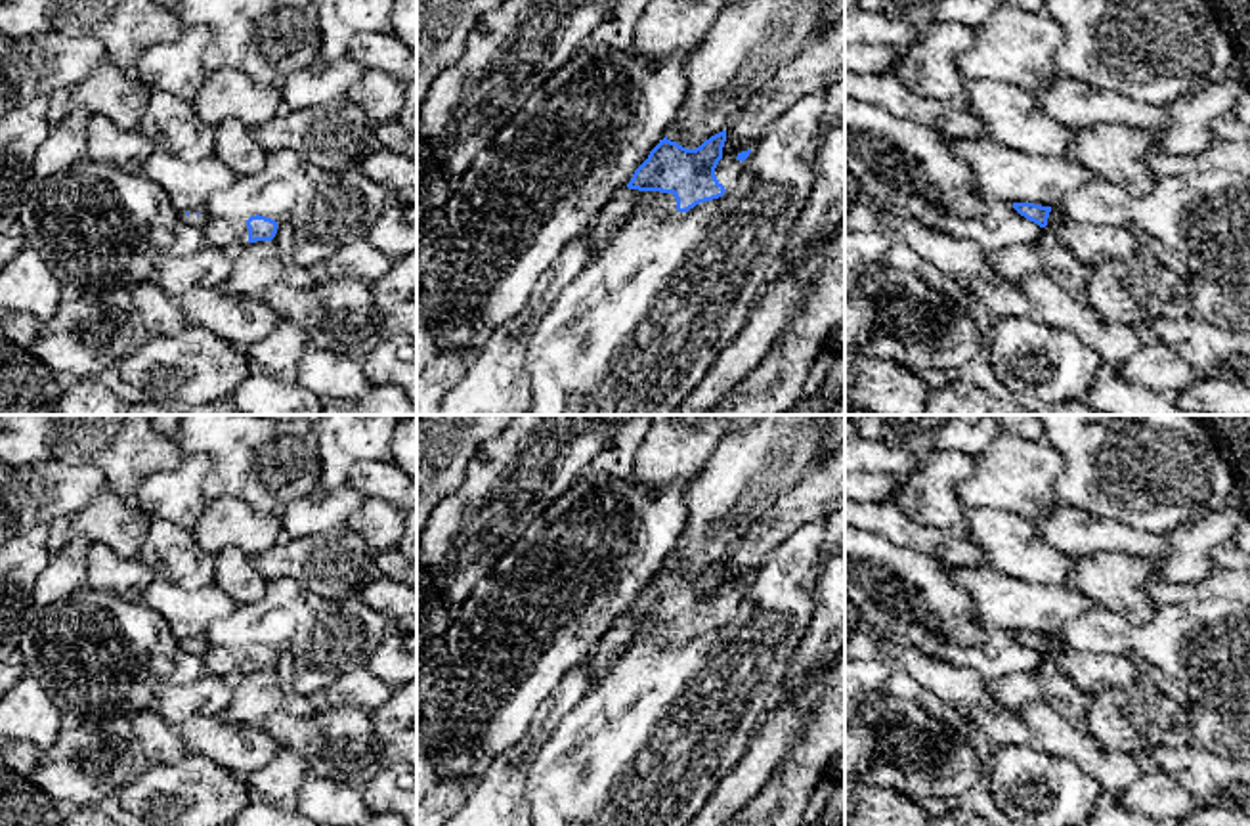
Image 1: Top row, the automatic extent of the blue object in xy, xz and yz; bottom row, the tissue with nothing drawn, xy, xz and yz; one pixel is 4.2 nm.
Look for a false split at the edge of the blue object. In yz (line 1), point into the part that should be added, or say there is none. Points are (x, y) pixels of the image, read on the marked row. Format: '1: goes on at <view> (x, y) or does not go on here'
1: goes on at yz (1092, 243)

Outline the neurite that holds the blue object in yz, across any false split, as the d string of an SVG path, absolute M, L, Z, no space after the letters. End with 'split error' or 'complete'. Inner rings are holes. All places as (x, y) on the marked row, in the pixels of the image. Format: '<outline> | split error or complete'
M1013 203L1013 208L1026 220L1045 228L1049 237L1091 268L1105 260L1126 260L1143 254L1139 241L1120 228L1072 222L1059 210L1034 203Z | split error

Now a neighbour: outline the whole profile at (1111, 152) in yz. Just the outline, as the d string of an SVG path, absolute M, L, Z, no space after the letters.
M1099 124L1072 130L1068 157L1097 178L1103 178L1133 197L1147 195L1156 174L1143 163L1160 145L1153 132L1120 124Z

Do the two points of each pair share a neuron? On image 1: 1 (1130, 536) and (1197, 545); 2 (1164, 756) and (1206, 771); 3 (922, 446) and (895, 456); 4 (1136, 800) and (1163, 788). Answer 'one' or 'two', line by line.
1: two
2: one
3: two
4: one

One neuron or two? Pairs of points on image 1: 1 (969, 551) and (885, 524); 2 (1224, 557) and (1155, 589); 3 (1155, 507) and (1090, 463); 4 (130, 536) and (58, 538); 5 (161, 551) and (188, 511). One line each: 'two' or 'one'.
1: one
2: two
3: one
4: one
5: two

